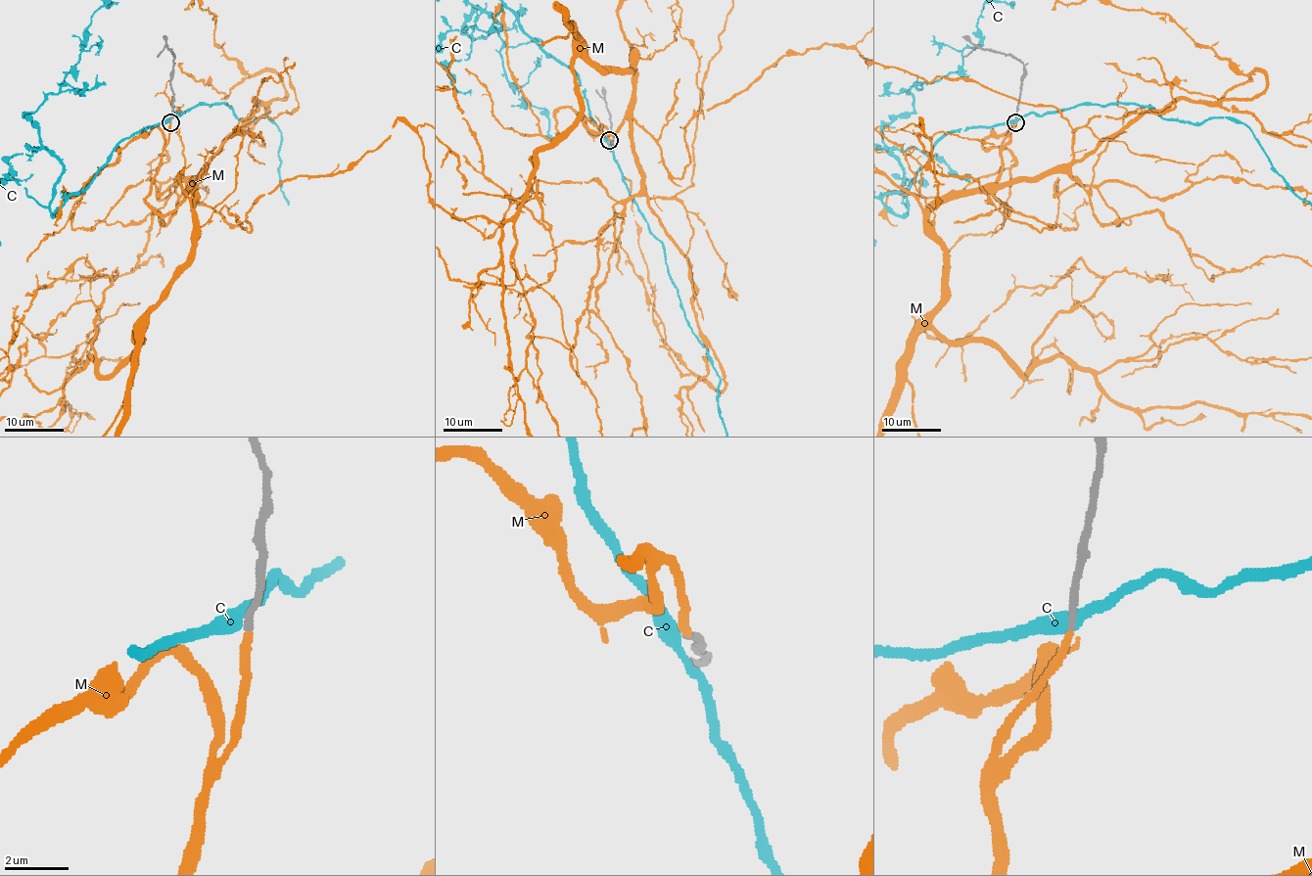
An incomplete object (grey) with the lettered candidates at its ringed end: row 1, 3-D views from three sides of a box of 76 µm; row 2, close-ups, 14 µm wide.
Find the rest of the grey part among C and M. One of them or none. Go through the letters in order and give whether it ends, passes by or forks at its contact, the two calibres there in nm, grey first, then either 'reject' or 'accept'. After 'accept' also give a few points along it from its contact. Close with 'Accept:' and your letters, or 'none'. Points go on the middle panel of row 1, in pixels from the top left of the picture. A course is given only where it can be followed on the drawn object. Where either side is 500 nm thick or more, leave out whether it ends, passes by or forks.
C: it passes by; calibres 240 and 440 nm; reject
M: it ends; calibres 220 and 280 nm; accept; course (609, 139), (584, 121), (612, 133), (629, 113), (634, 54), (600, 69), (574, 31), (457, 37)
Accept: M

